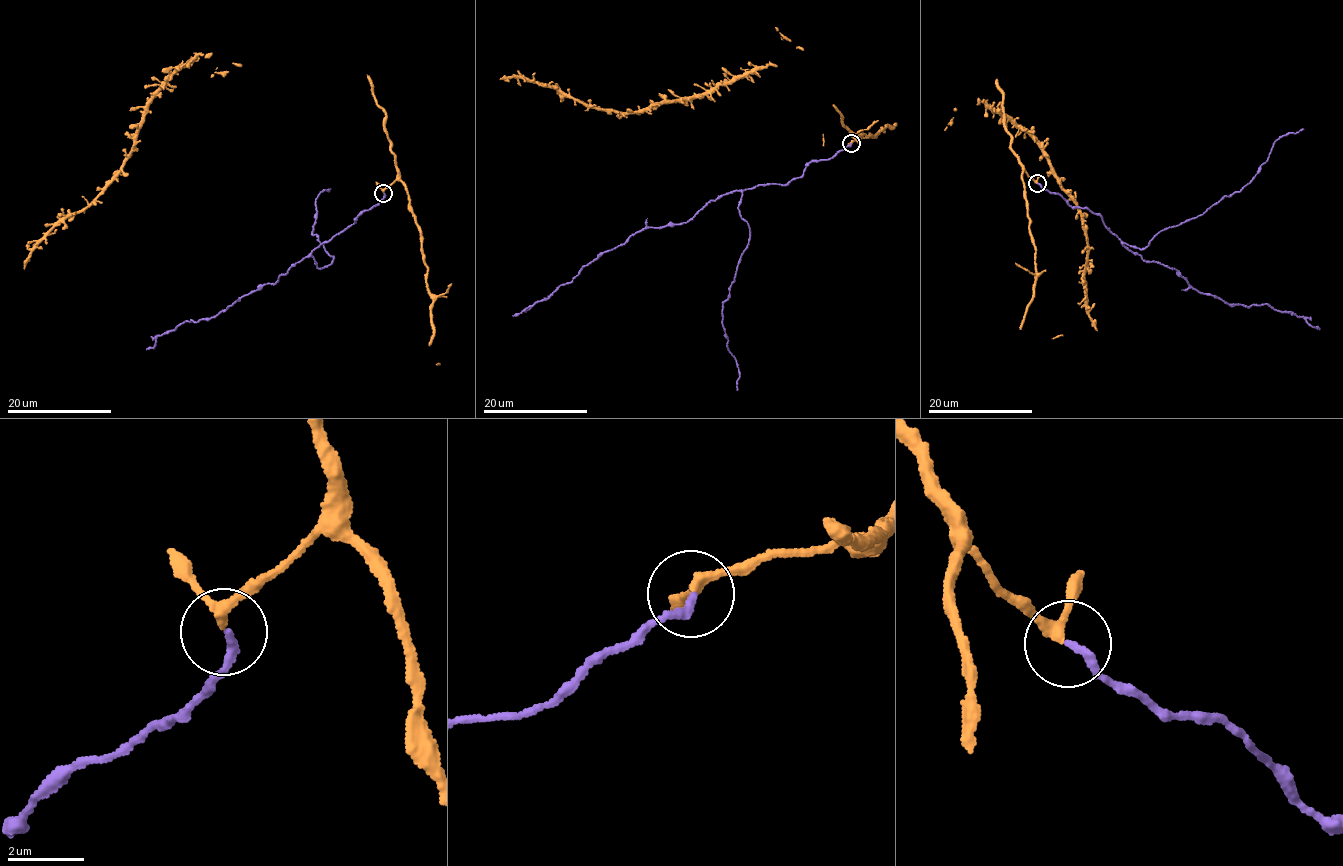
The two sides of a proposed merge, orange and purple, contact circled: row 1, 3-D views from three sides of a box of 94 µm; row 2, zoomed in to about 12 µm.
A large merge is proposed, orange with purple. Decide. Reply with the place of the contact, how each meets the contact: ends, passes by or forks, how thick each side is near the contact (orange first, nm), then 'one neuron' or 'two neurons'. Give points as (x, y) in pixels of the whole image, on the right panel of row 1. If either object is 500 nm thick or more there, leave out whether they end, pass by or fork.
(1037, 183) | orange passes by | purple ends | 240/200 nm | one neuron

